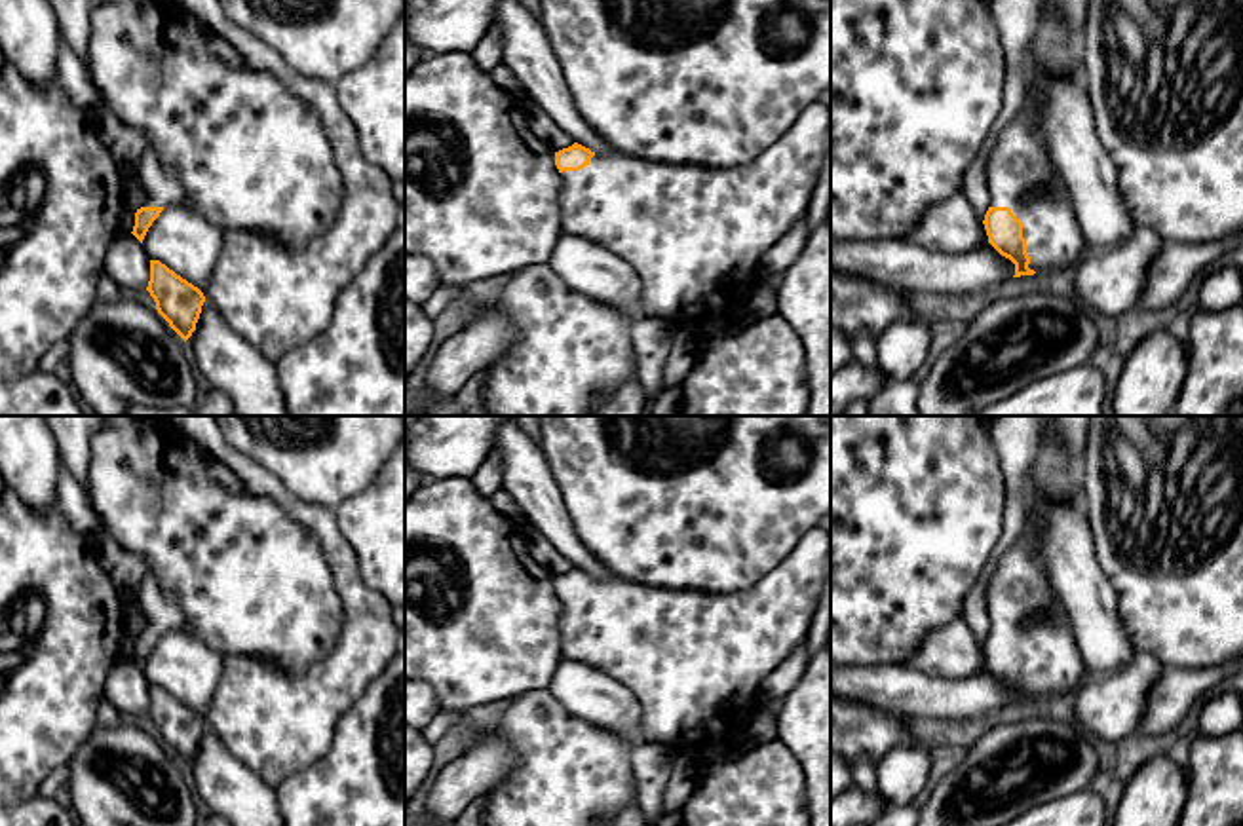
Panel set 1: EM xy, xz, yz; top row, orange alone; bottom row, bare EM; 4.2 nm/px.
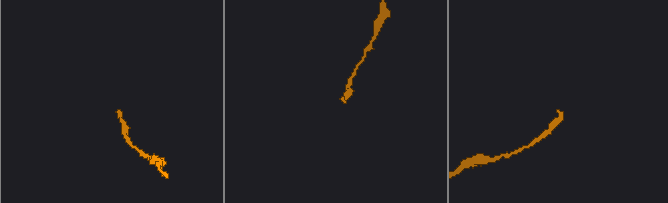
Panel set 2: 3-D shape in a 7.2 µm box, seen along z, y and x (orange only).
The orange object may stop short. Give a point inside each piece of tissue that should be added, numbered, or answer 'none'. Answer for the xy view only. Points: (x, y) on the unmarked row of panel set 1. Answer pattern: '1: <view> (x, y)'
1: xy (156, 608)

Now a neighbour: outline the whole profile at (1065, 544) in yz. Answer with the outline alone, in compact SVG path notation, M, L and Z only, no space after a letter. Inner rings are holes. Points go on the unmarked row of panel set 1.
M1081 497L1045 511L1036 551L1070 619L1085 666L1106 674L1129 665L1135 649L1118 615L1116 591L1099 564Z

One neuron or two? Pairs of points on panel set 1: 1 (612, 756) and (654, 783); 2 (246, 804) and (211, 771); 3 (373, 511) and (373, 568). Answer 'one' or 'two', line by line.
1: two
2: one
3: one

